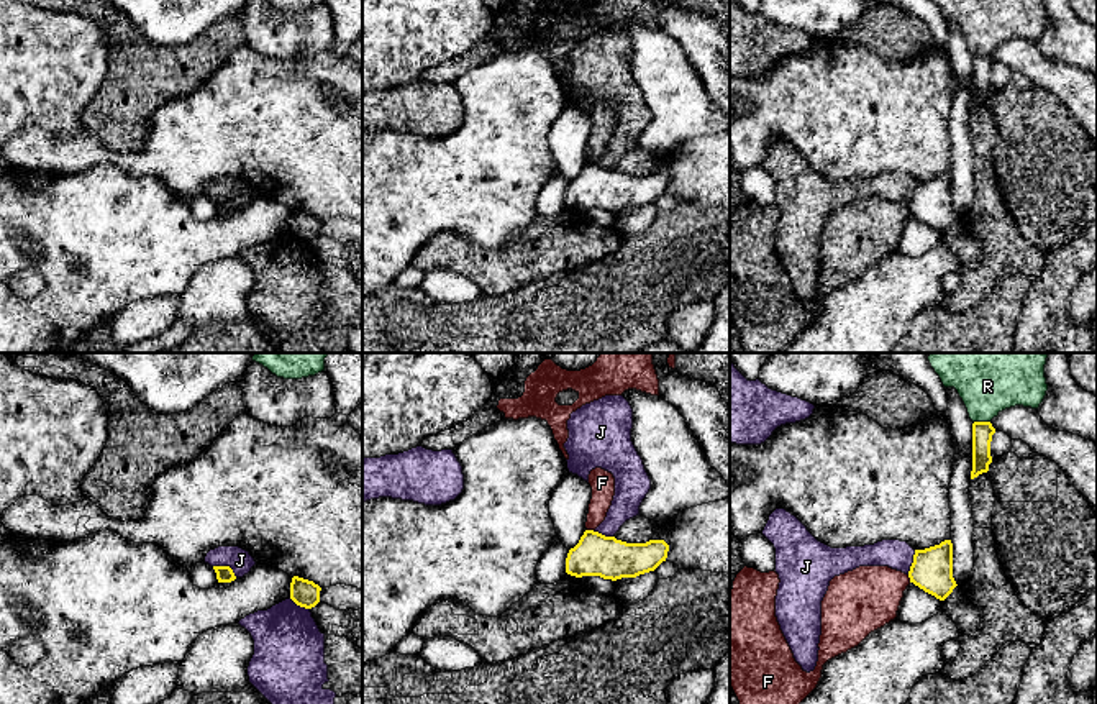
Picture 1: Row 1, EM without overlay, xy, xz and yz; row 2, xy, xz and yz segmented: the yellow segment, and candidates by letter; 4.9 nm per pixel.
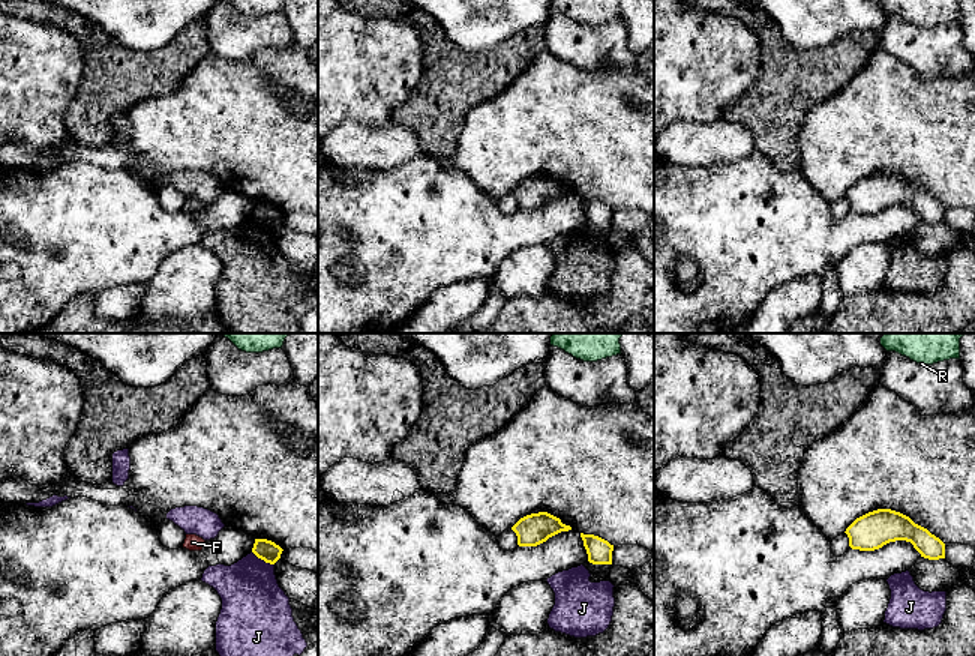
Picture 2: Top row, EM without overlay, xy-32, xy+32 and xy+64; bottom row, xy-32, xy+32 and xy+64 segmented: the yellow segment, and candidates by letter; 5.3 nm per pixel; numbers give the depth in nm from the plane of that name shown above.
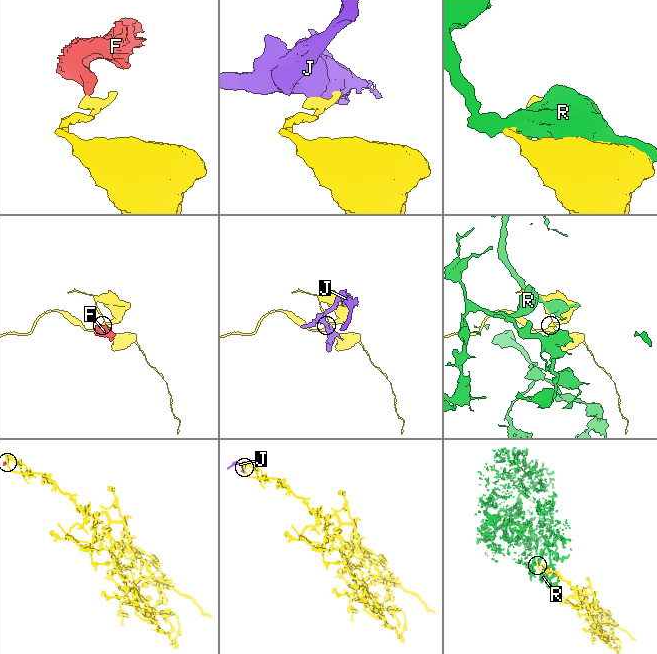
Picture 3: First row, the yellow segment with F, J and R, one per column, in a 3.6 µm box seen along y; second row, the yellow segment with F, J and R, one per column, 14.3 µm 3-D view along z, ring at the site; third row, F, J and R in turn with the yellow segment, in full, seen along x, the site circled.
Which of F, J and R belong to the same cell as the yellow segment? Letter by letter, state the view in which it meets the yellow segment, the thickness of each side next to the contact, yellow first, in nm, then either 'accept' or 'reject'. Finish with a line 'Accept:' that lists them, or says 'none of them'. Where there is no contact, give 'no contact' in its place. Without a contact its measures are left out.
F: yz | 200/320 nm | reject
J: xy | 80/120 nm | reject
R: yz | 100/380 nm | reject
Accept: none of them

